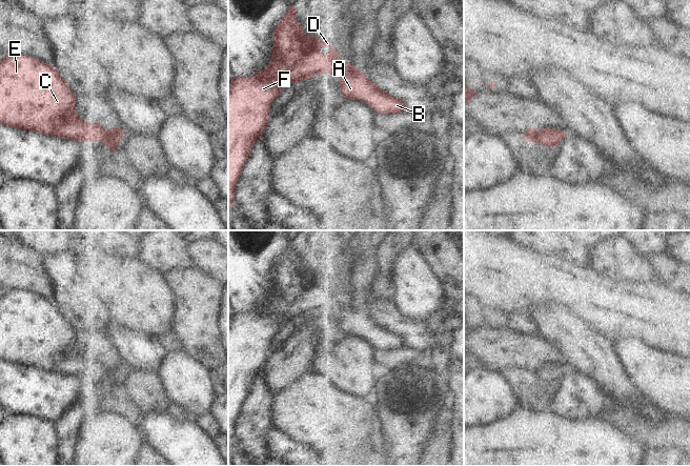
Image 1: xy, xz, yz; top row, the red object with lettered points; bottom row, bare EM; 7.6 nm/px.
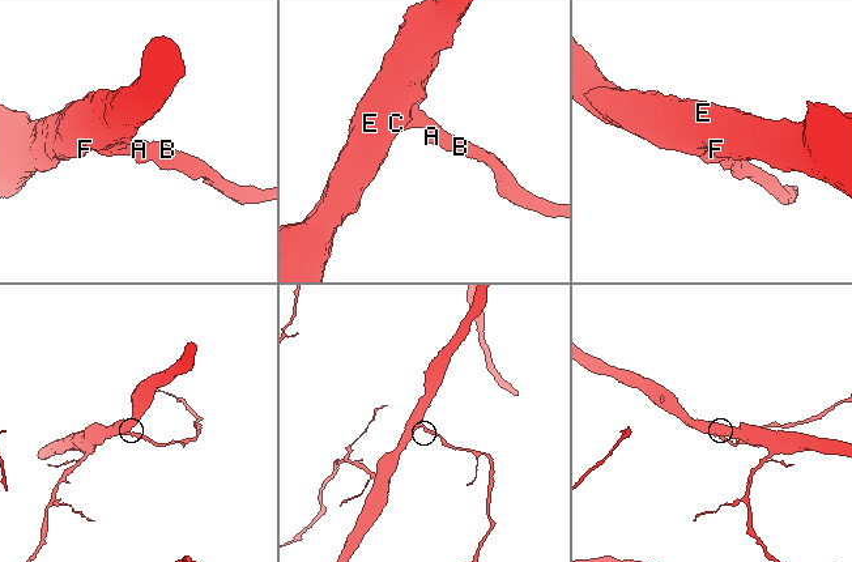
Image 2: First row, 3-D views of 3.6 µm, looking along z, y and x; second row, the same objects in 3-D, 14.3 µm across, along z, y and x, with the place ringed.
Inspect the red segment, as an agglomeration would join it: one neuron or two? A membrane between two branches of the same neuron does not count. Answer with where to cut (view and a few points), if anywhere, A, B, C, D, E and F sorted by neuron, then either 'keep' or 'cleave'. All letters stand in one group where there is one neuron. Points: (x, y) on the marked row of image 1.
no cut | A B C D E F | keep

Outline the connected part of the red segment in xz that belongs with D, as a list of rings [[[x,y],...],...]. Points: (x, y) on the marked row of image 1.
[[[291,3],[275,28],[269,64],[247,78],[234,77],[228,86],[228,212],[251,147],[267,125],[271,102],[286,85],[337,73],[343,98],[361,100],[377,114],[407,112],[401,100],[382,90],[354,65],[344,63],[329,41],[306,36],[297,14]]]

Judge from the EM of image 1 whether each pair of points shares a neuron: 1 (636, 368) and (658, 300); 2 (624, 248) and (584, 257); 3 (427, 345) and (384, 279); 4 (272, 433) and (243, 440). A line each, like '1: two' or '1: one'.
1: two
2: two
3: two
4: two

